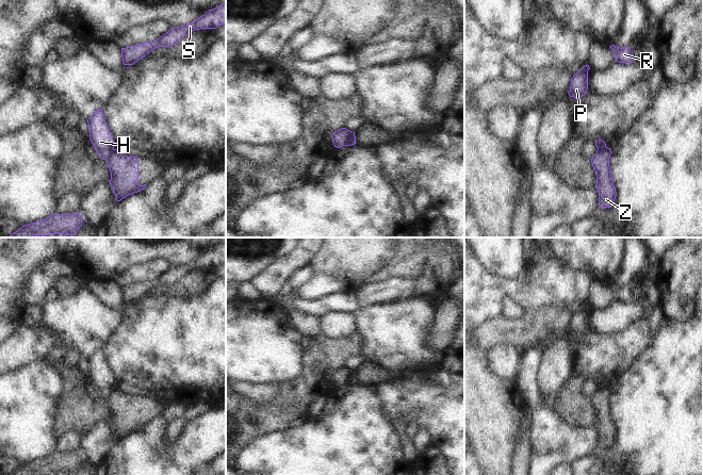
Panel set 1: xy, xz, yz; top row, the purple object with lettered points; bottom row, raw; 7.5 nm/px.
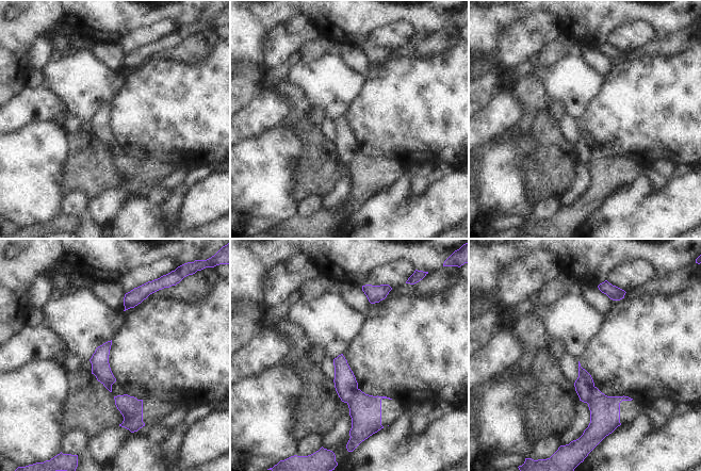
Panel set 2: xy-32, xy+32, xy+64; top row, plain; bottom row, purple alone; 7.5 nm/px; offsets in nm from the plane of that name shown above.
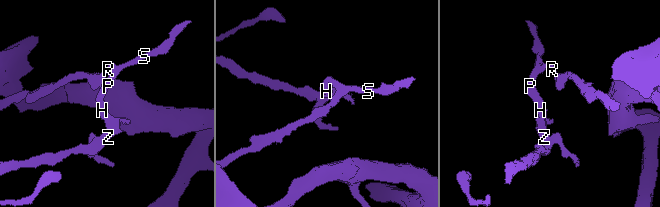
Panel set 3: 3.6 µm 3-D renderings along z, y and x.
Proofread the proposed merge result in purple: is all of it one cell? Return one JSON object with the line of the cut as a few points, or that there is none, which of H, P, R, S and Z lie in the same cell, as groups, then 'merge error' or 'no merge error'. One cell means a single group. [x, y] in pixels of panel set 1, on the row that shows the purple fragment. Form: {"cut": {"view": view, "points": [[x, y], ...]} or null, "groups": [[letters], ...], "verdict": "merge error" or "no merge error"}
{"cut": {"view": "xy", "points": [[113, 148], [105, 160]]}, "groups": [["H", "P", "R", "S"], ["Z"]], "verdict": "merge error"}

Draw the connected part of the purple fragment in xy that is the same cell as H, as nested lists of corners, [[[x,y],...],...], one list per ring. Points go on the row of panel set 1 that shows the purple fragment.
[[[102,109],[95,111],[87,119],[89,140],[95,147],[98,157],[105,160],[111,155],[115,142],[107,126]]]

